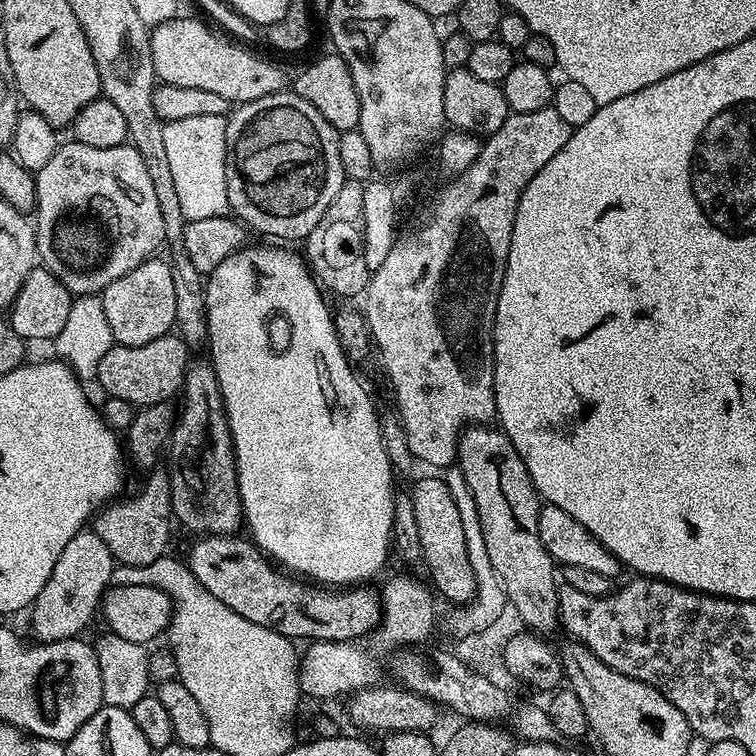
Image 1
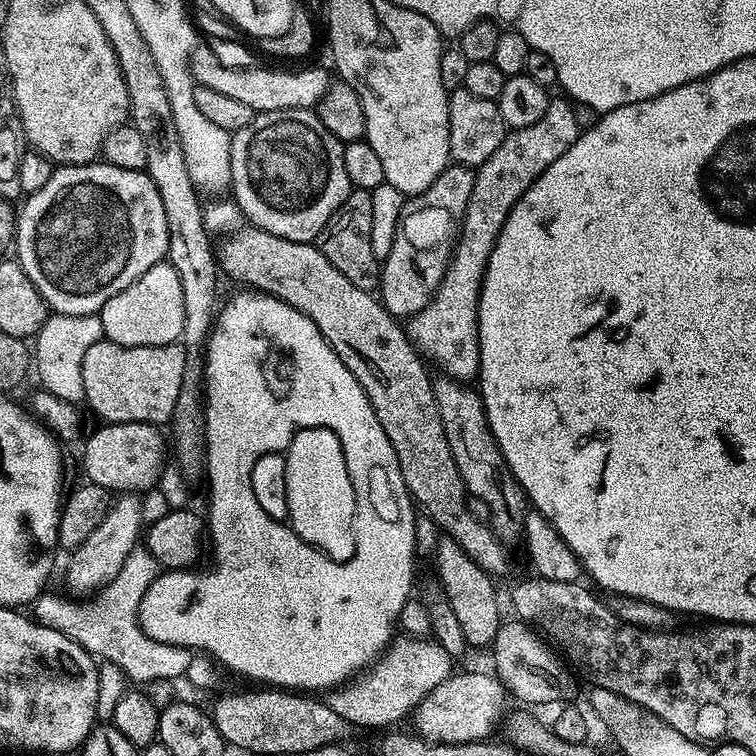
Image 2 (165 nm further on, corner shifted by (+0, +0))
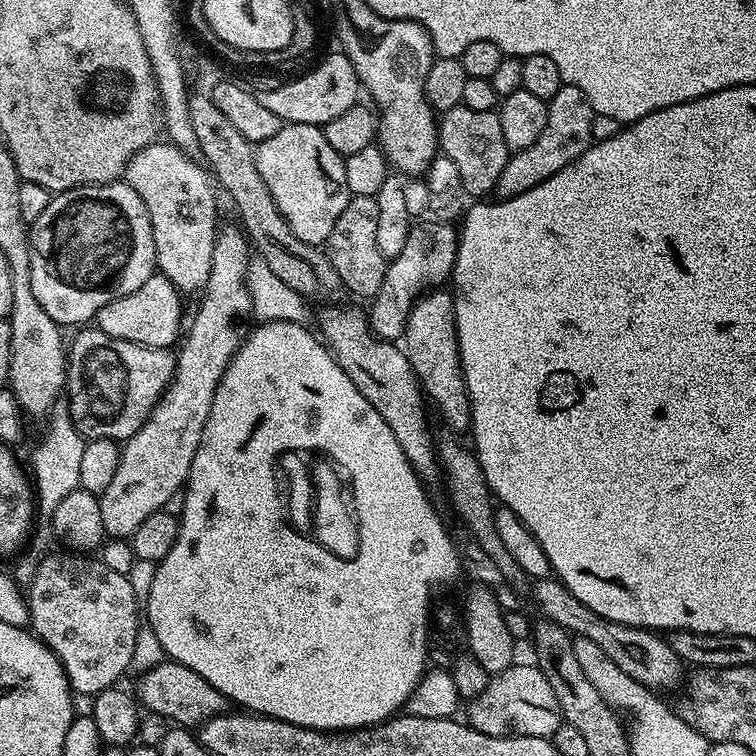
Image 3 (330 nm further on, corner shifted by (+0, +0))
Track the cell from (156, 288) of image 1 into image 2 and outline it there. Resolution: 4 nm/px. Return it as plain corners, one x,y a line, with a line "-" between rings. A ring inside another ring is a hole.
167,262
150,266
142,278
130,282
126,290
118,290
110,302
100,307
98,313
104,339
122,346
162,346
177,343
184,334
184,303
182,282
178,270

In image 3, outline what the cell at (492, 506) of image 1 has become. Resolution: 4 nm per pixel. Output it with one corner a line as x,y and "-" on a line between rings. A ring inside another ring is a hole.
444,290
425,291
412,307
404,327
402,347
408,353
408,361
425,397
440,407
440,416
453,428
449,428
453,433
464,434
472,423
472,403
468,401
456,337
456,301
451,291
440,291

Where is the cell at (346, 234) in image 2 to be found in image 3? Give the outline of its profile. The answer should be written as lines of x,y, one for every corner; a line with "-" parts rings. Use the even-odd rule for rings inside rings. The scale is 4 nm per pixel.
352,196
346,210
338,214
334,230
326,242
330,266
338,274
341,285
349,288
356,296
374,298
382,290
382,282
388,273
389,261
385,260
382,250
378,250
378,202
375,196

